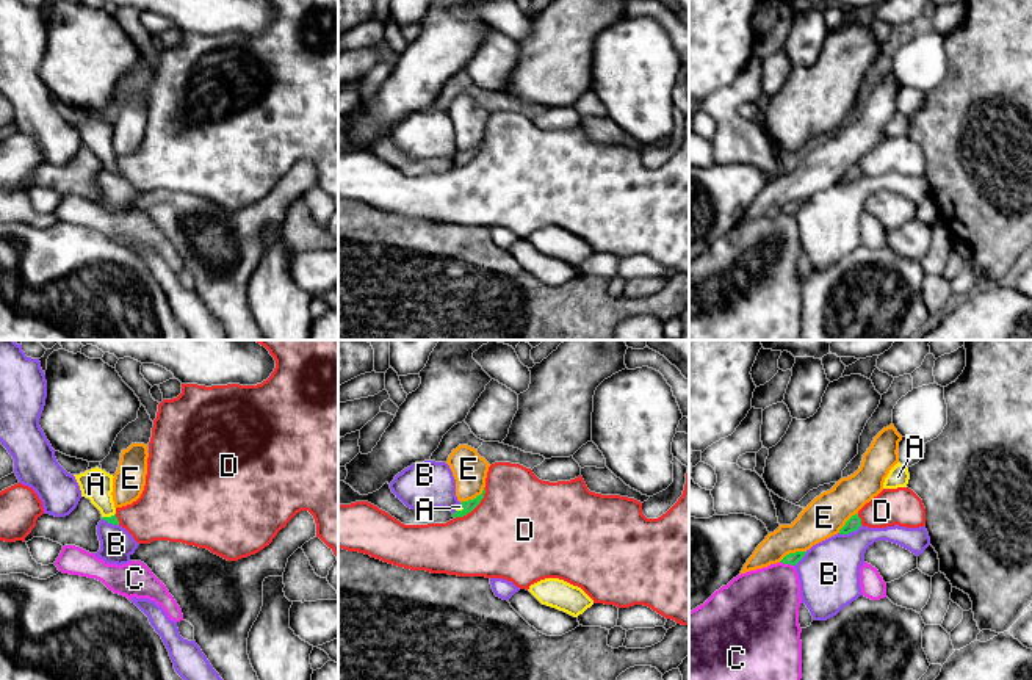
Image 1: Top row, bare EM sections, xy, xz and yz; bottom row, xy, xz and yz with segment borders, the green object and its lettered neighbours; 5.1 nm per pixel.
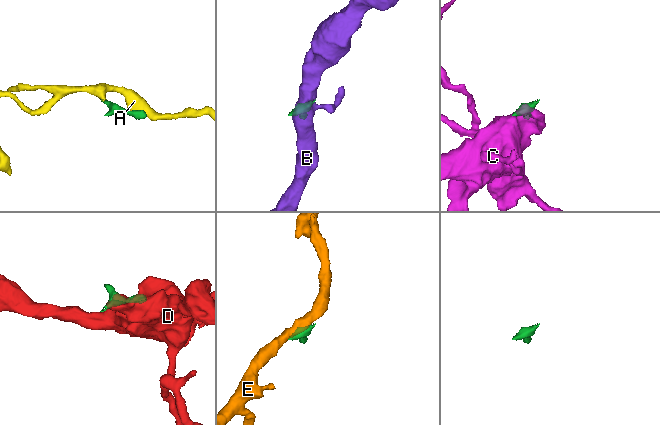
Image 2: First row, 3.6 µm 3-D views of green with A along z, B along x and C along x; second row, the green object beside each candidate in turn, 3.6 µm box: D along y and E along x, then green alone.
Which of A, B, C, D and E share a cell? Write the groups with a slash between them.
A / B / C / D / E

